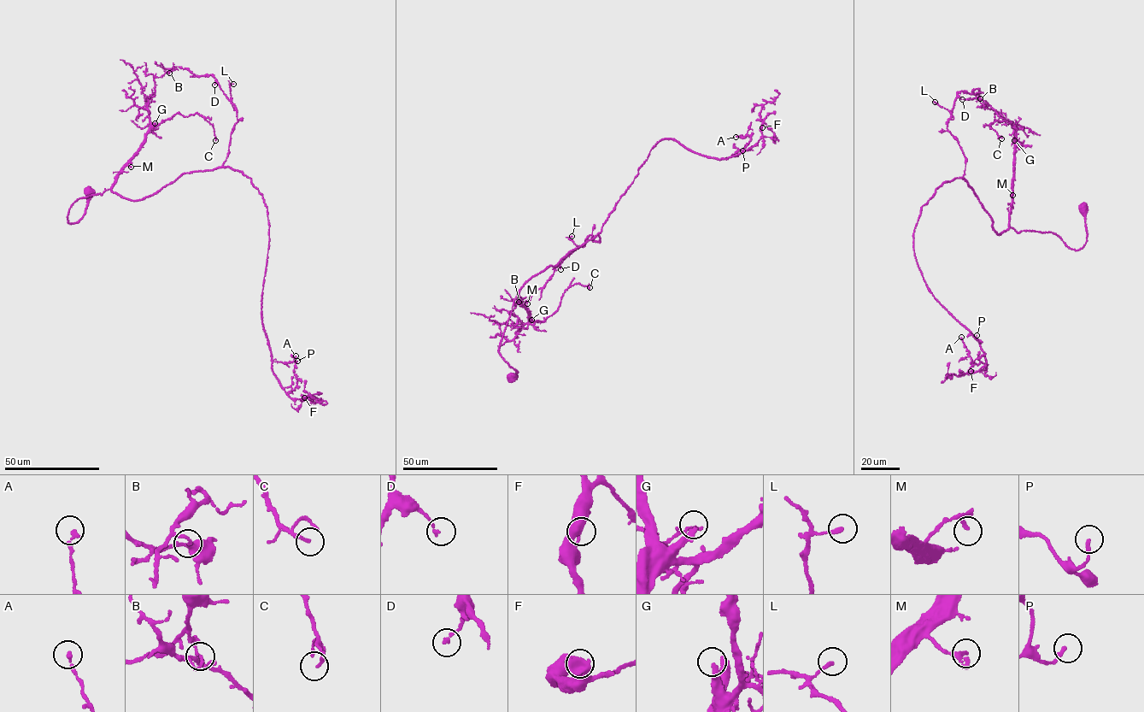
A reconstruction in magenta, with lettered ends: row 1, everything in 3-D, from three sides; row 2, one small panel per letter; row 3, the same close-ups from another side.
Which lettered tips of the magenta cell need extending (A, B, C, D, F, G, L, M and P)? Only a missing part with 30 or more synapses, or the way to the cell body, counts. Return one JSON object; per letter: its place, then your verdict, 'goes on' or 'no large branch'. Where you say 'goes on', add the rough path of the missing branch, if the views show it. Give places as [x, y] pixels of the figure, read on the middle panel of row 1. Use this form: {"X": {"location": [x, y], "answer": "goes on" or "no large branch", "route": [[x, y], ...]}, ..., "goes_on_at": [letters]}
{"A": {"location": [736, 137], "answer": "no large branch"}, "B": {"location": [519, 302], "answer": "no large branch"}, "C": {"location": [589, 287], "answer": "no large branch"}, "D": {"location": [560, 269], "answer": "no large branch"}, "F": {"location": [762, 127], "answer": "no large branch"}, "G": {"location": [531, 320], "answer": "goes on", "route": [[531, 320], [530, 317], [537, 308], [528, 301], [510, 275], [511, 257], [515, 259], [518, 272]]}, "L": {"location": [572, 236], "answer": "no large branch"}, "M": {"location": [527, 303], "answer": "no large branch"}, "P": {"location": [742, 150], "answer": "no large branch"}, "goes_on_at": ["G"]}

